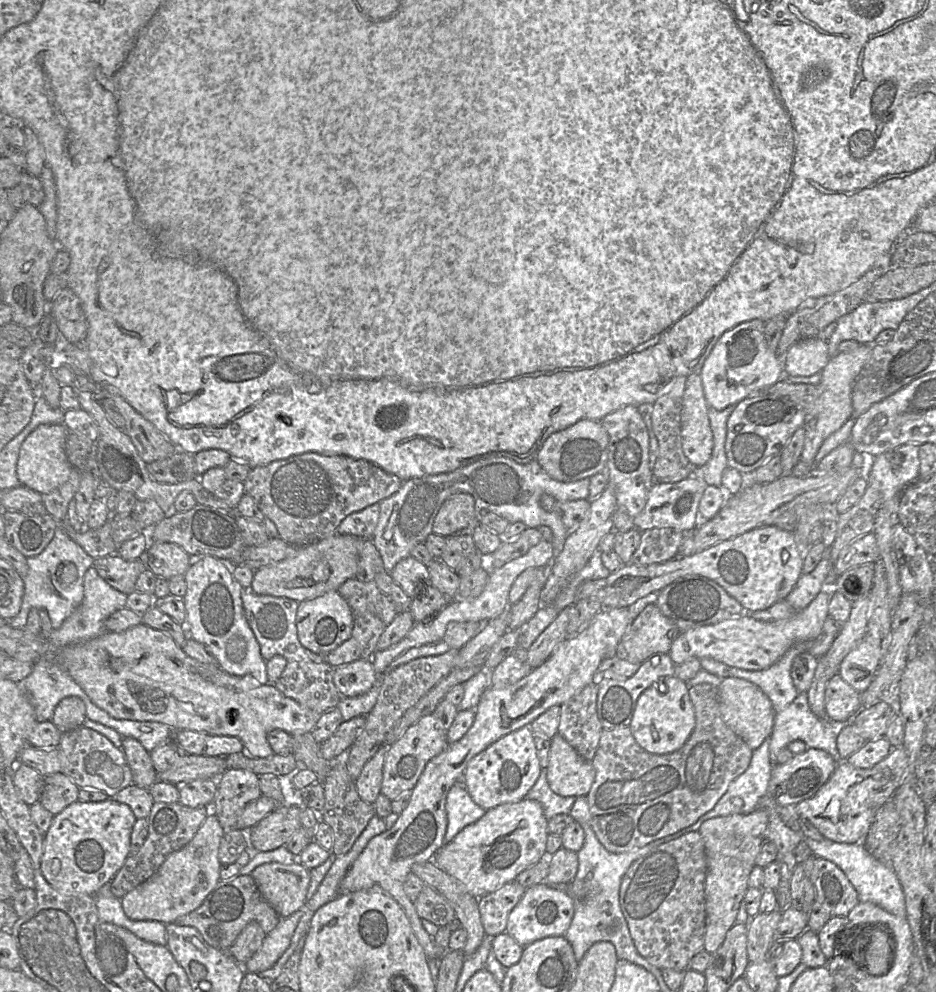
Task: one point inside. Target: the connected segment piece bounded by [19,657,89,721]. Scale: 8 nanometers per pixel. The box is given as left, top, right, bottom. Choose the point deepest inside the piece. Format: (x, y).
(48, 683)

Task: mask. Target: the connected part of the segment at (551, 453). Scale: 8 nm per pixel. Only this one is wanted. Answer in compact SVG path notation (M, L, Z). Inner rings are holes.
M583 419L552 433L538 451L536 460L553 479L573 482L605 471L608 445L609 437L601 420Z

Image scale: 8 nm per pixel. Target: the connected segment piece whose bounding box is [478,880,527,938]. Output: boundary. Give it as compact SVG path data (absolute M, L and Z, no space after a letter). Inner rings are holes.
M514 880L478 898L480 918L486 936L492 938L505 932L508 915L526 889Z

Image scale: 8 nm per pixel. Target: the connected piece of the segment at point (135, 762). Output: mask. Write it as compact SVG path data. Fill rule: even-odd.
M123 737L122 751L132 773L132 781L139 787L149 789L158 780L149 752L132 737Z

